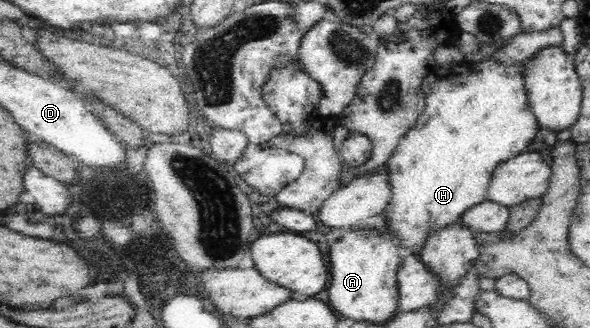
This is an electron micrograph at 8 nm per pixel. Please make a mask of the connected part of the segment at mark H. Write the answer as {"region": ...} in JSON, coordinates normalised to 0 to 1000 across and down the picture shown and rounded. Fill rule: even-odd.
{"region":[[[832,171],[819,189],[785,183],[761,207],[739,201],[720,232],[714,262],[720,277],[720,345],[680,418],[653,500],[659,515],[664,591],[647,659],[661,713],[668,713],[693,768],[703,771],[703,756],[714,756],[727,704],[773,674],[795,634],[822,613],[831,540],[842,506],[893,460],[893,445],[903,433],[915,378],[900,338],[890,274],[888,223],[897,195],[898,177],[880,195],[854,195]]]}

